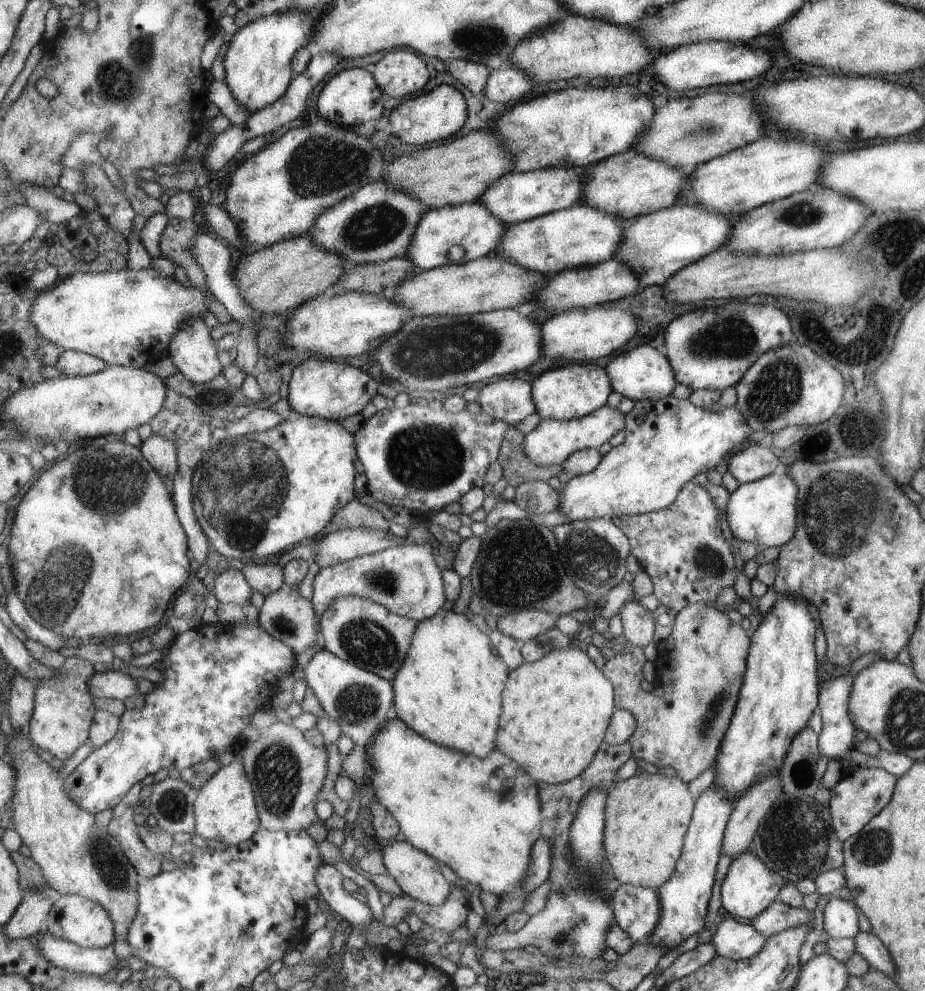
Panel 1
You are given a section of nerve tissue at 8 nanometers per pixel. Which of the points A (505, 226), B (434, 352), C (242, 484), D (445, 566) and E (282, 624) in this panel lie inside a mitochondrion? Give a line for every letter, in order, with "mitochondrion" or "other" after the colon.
A: other
B: mitochondrion
C: mitochondrion
D: other
E: mitochondrion

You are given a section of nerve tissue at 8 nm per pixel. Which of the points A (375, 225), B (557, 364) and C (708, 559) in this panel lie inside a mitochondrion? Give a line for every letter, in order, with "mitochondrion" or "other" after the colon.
A: mitochondrion
B: other
C: mitochondrion

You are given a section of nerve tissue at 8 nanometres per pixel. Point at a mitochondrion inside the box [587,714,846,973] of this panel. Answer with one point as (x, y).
(806, 856)

